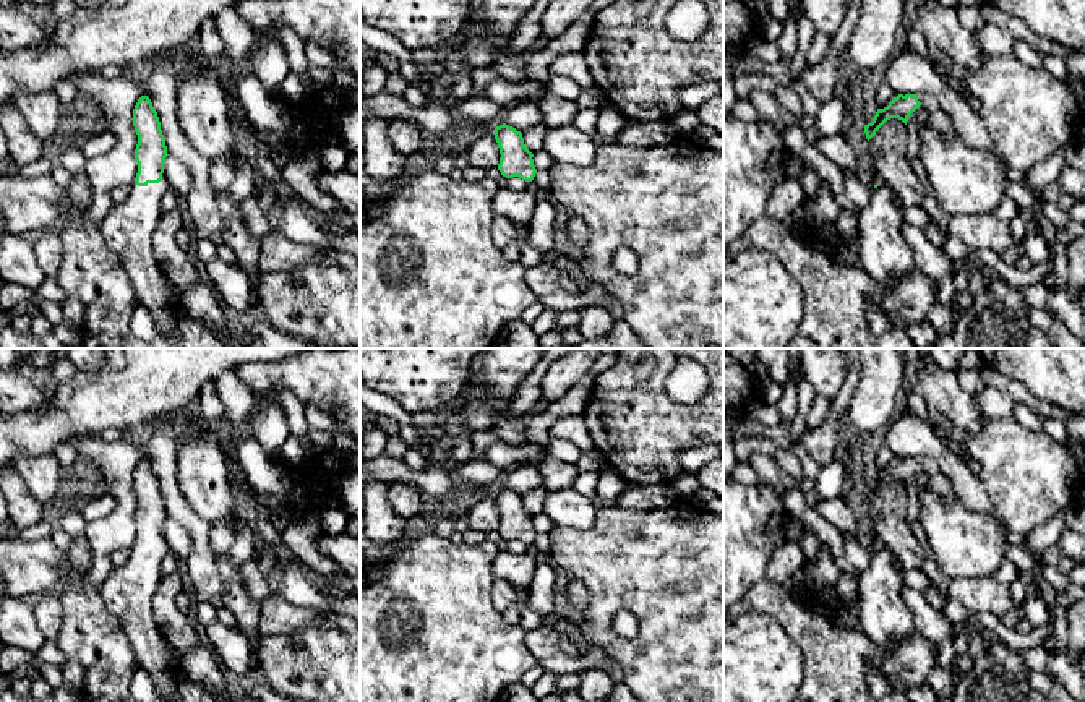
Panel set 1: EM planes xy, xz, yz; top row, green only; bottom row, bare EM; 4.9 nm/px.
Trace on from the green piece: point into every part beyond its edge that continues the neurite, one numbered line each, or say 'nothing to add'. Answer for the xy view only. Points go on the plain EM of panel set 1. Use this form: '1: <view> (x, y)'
1: xy (127, 592)

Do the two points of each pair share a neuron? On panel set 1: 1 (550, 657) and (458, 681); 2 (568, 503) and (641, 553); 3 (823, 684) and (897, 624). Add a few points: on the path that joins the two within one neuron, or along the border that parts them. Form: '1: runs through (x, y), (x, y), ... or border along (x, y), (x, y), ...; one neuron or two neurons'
1: border along (526, 633), (526, 647), (537, 663); two neurons
2: border along (599, 509), (587, 527), (555, 526); two neurons
3: border along (860, 628), (881, 649), (892, 649), (912, 634); two neurons

